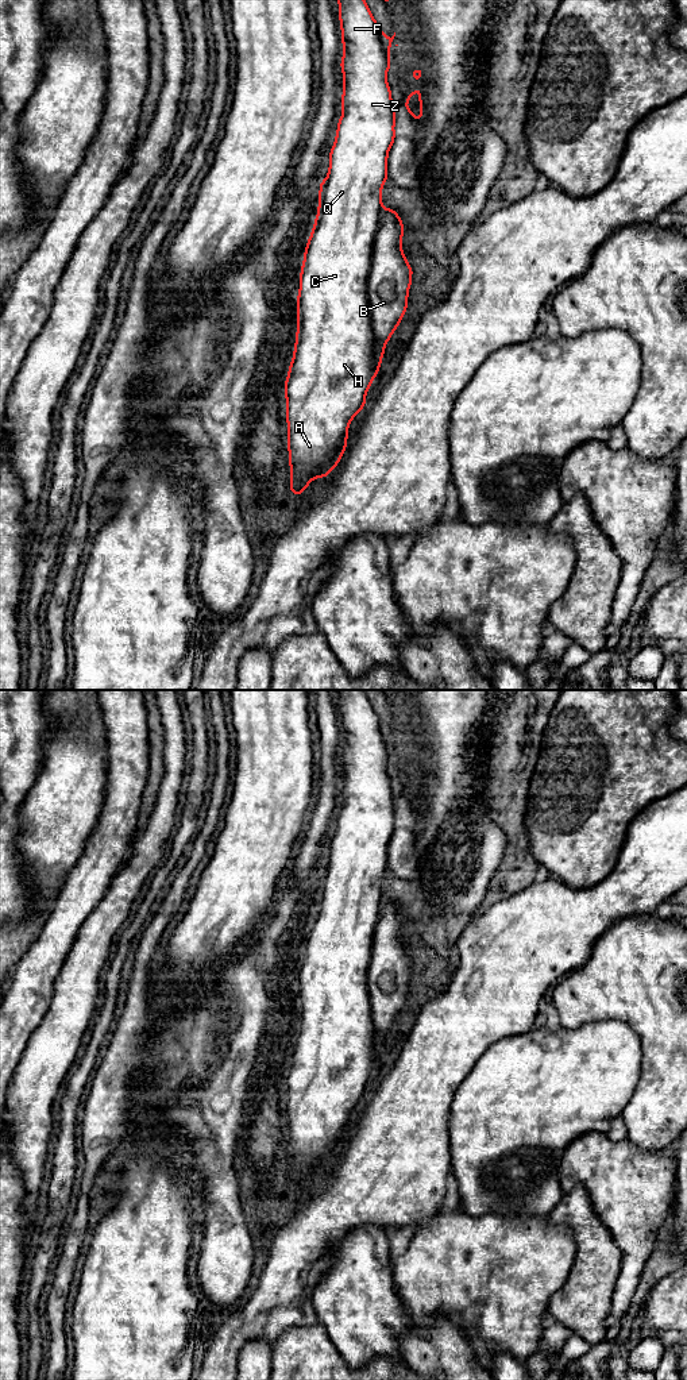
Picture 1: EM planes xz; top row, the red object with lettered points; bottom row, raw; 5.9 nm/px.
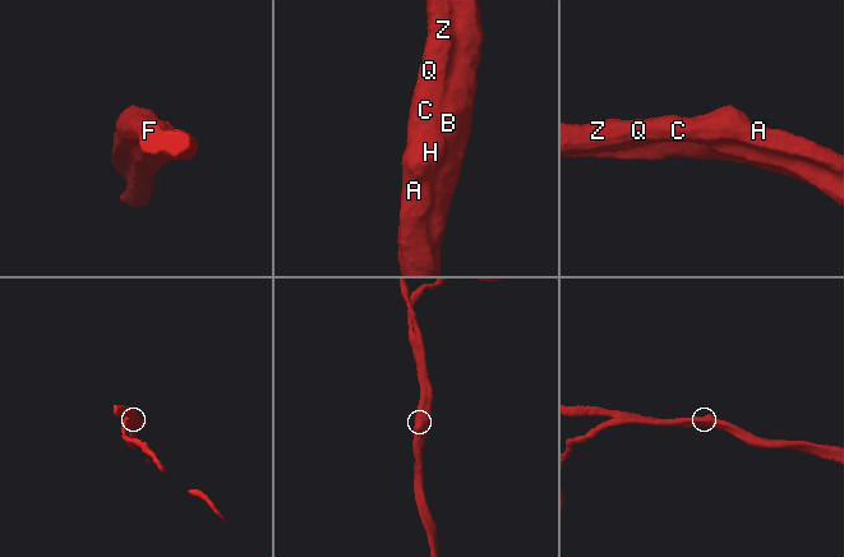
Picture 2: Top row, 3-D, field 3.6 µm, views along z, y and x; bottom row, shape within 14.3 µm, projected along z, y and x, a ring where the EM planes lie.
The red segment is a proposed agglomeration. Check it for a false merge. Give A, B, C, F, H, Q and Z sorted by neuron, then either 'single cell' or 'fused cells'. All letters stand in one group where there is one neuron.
A C F H Q Z / B | fused cells

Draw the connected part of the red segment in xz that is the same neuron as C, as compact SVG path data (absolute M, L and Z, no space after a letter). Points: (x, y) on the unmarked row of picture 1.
M337 690L341 733L344 739L340 759L344 767L341 798L335 836L329 844L329 863L320 874L319 902L313 922L305 938L297 988L296 1037L285 1073L287 1140L290 1153L290 1183L305 1183L317 1168L327 1169L337 1157L347 1138L348 1115L366 1096L366 1086L377 1060L367 971L371 959L375 926L382 906L381 882L387 872L387 845L395 830L397 802L386 766L391 758L387 729L373 709L363 690Z

